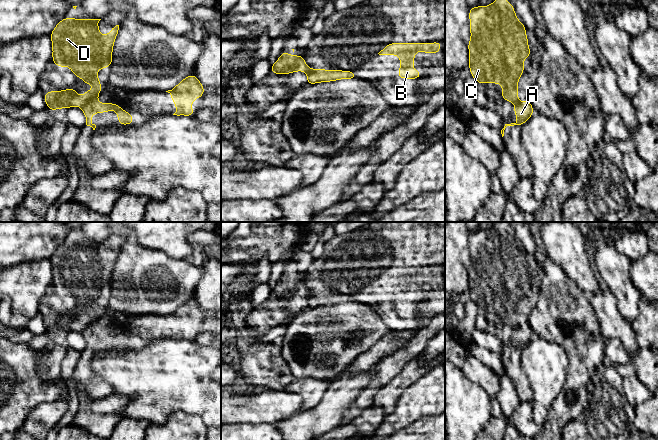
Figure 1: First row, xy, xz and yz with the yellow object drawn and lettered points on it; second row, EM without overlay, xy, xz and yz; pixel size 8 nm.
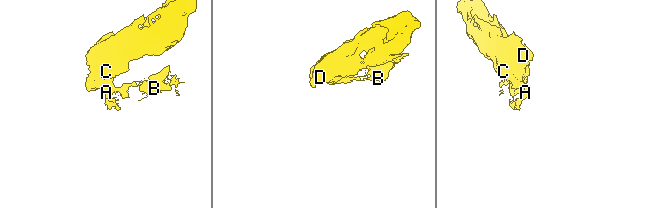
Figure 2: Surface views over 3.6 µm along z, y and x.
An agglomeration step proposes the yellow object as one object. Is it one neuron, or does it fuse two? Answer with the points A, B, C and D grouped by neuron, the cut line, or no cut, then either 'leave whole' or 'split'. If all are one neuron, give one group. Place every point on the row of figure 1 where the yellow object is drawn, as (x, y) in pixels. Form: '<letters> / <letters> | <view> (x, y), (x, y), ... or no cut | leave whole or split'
A B / C D | xy (98, 92), (81, 107) | split

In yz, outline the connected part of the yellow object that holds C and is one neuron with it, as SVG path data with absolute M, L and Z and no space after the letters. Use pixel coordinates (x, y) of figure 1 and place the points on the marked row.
M495 0L489 6L470 7L470 32L471 40L468 43L469 49L469 69L472 77L480 84L492 82L496 87L498 81L504 92L501 94L503 100L512 103L518 102L518 80L524 73L523 59L530 58L531 51L528 46L526 28L519 22L511 2L506 0Z

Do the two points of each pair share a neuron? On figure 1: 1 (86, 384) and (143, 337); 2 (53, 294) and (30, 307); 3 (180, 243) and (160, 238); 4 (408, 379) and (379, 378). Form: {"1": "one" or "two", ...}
{"1": "one", "2": "two", "3": "one", "4": "two"}

